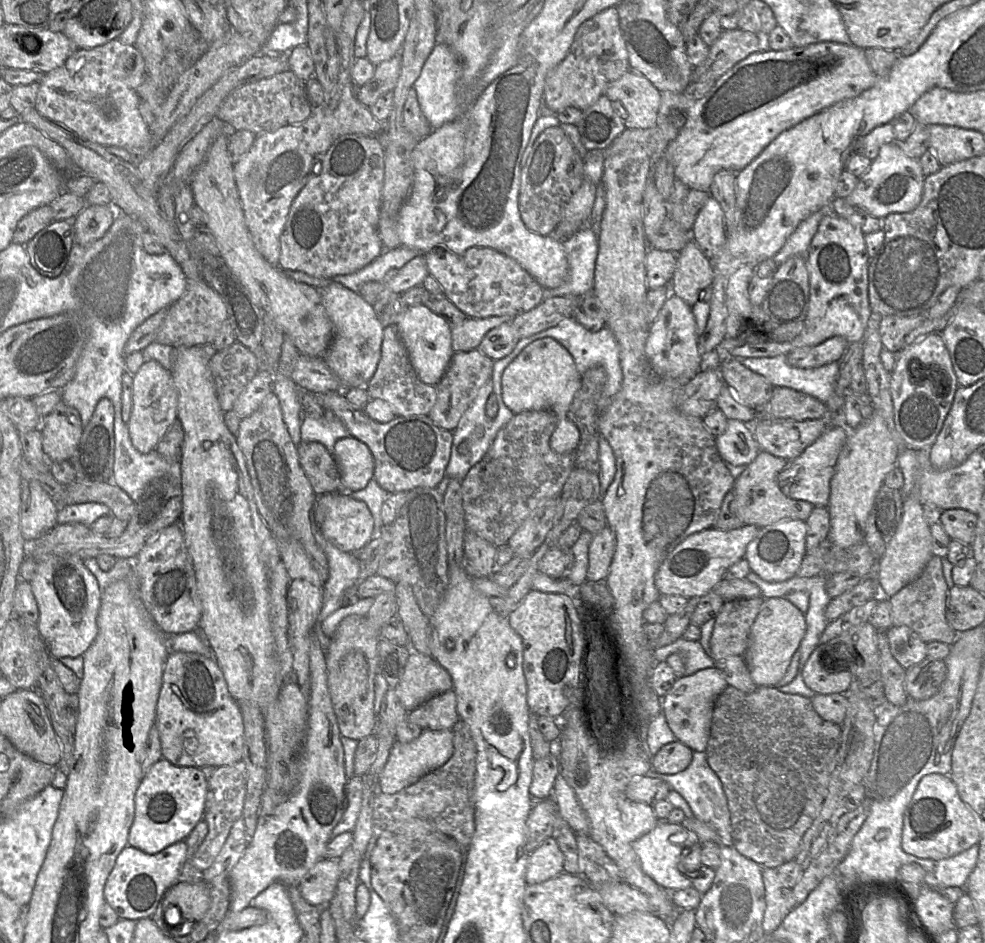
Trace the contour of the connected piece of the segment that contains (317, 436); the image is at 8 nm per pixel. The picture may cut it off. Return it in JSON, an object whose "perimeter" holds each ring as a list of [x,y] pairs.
{"perimeter":[[[325,410],[325,418],[320,419],[304,413],[300,431],[303,442],[319,442],[333,455],[336,442],[350,436],[343,423],[330,410]]]}

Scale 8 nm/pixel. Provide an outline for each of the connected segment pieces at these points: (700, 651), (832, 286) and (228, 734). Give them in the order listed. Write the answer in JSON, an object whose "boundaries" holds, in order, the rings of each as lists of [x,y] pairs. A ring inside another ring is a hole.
{"boundaries":[[[[681,637],[669,645],[654,649],[654,657],[657,662],[666,661],[672,653],[679,653],[683,656],[684,675],[686,676],[715,666],[713,659],[707,655],[699,641],[686,640]]],[[[827,211],[811,240],[805,257],[809,272],[810,299],[805,327],[792,341],[763,341],[747,343],[730,351],[731,357],[774,357],[791,351],[815,346],[825,340],[840,336],[848,344],[862,342],[872,315],[868,299],[868,267],[865,234],[846,219]]],[[[170,652],[156,708],[162,758],[182,767],[221,767],[242,760],[244,723],[239,704],[228,690],[215,658],[197,653]]]]}

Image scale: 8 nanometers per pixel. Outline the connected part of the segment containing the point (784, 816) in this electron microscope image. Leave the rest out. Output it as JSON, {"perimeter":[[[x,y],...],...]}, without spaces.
{"perimeter":[[[731,685],[717,697],[711,721],[710,736],[705,750],[707,762],[719,777],[730,812],[733,847],[743,856],[755,861],[762,867],[777,868],[793,860],[799,849],[802,837],[819,814],[822,803],[828,793],[830,775],[835,766],[836,754],[840,745],[841,725],[822,719],[814,710],[811,699],[799,695],[781,692],[776,687],[758,686],[752,693],[745,693]]]}

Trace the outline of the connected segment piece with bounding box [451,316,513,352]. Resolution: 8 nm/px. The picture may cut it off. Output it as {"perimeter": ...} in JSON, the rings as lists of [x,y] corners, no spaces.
{"perimeter":[[[496,316],[489,318],[467,317],[458,325],[451,325],[454,352],[478,349],[483,337],[493,328],[512,321],[513,318]]]}

